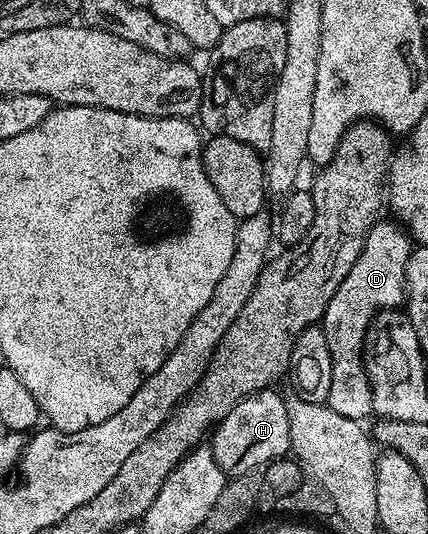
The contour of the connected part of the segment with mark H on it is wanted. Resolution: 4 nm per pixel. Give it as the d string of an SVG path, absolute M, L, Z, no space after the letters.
M274 389L257 391L256 394L248 396L247 399L241 399L222 418L222 422L213 428L212 450L216 457L216 465L220 465L220 469L227 477L247 475L248 472L264 466L272 459L283 458L290 451L290 426L288 425L286 400L281 394L278 396L276 392L277 390Z

